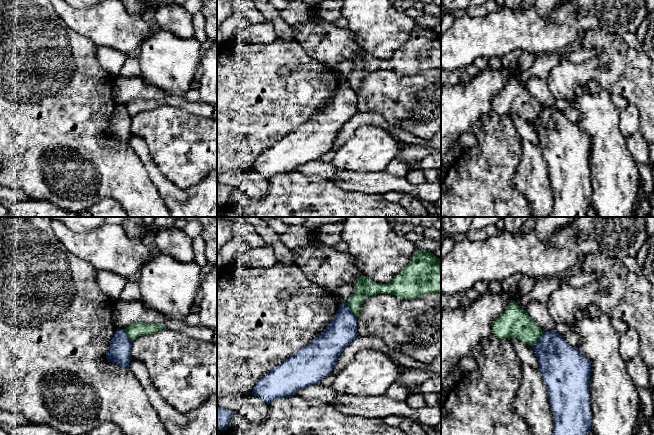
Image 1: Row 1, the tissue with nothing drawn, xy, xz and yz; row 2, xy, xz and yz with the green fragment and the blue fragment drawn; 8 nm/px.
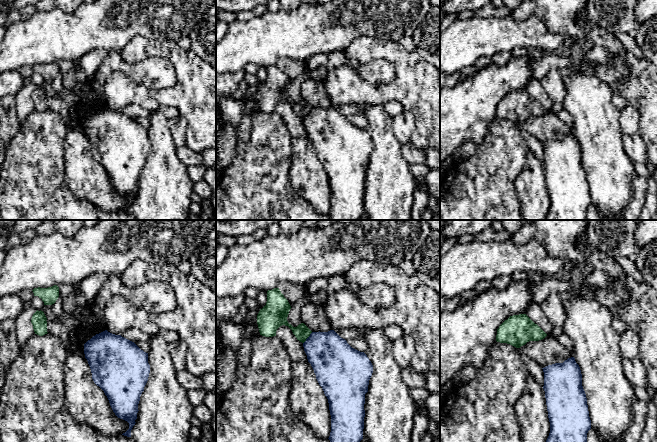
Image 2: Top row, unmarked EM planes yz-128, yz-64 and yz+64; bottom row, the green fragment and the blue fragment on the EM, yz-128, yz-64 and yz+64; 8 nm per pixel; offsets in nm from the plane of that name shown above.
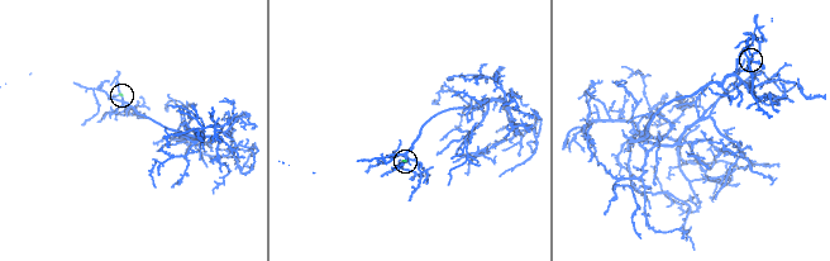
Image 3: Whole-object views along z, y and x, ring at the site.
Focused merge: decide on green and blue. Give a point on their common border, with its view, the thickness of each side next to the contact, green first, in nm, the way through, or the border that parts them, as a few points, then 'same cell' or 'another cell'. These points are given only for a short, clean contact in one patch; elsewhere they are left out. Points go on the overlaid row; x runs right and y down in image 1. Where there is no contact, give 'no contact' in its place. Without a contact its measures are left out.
contact yz (538, 338); calibres 240 and 320 nm; border yz (543, 331), (539, 338), (531, 345); another cell

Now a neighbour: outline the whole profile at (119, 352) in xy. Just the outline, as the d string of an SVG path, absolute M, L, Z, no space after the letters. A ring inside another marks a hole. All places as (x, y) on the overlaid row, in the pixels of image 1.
M117 329L113 339L110 342L107 360L111 363L117 363L121 367L129 369L132 341L124 329Z

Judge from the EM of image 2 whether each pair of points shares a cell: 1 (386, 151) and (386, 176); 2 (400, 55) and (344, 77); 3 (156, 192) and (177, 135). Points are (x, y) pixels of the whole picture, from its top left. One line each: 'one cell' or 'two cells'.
1: one cell
2: one cell
3: two cells

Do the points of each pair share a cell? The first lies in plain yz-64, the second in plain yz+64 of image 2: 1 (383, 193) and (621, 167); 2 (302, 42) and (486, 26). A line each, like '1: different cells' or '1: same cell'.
1: same cell
2: same cell

